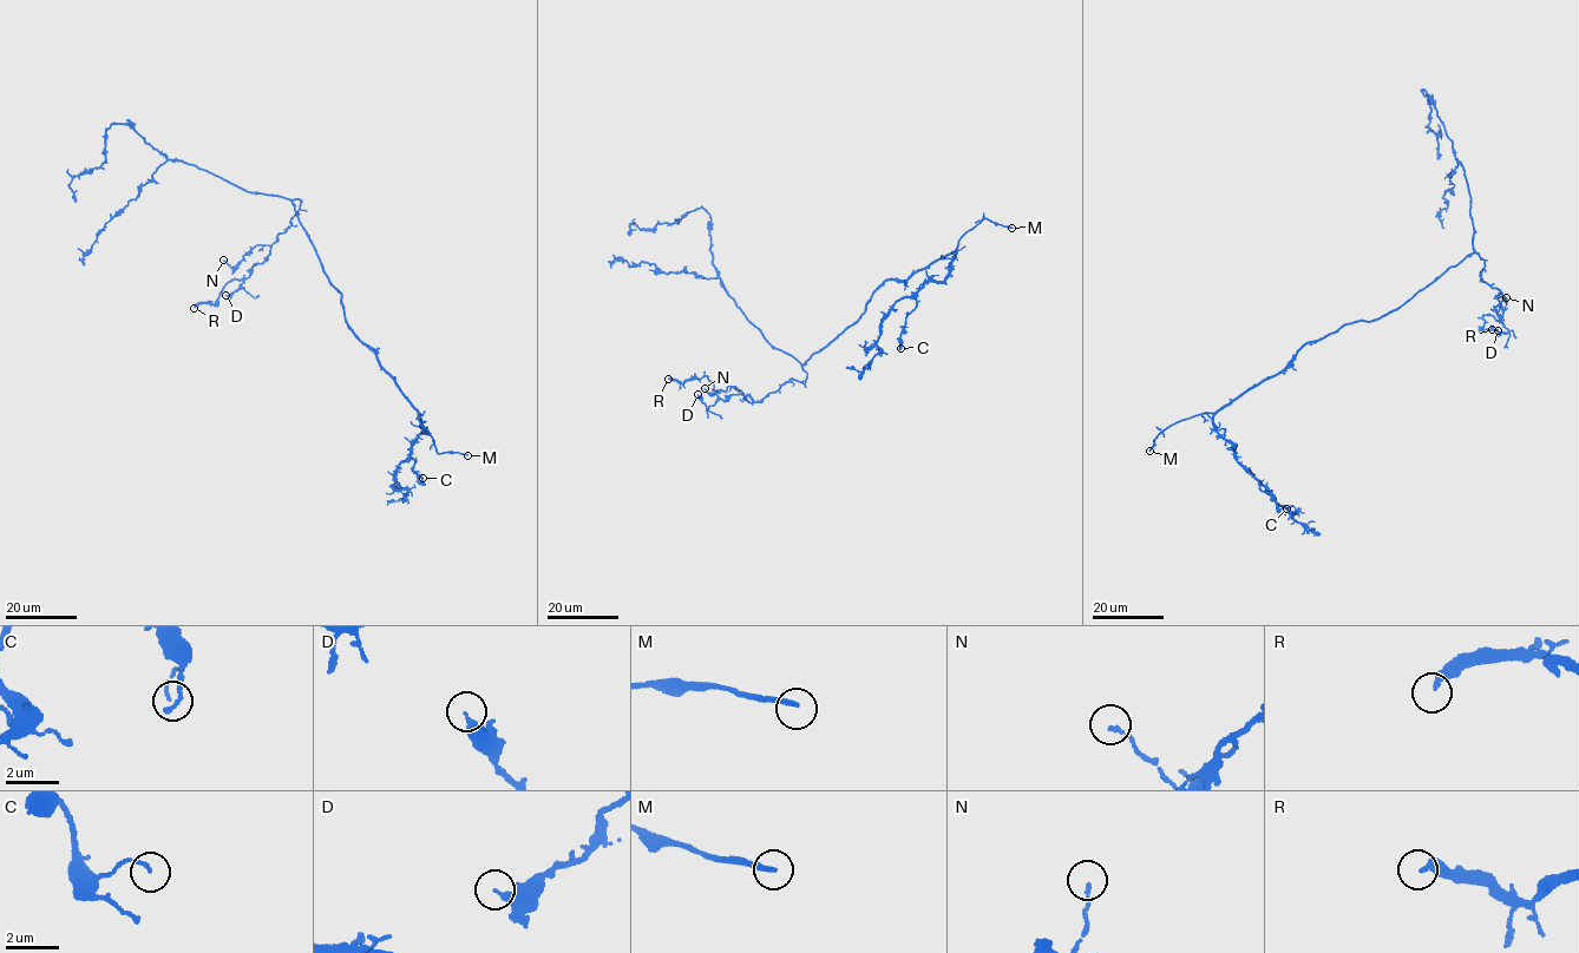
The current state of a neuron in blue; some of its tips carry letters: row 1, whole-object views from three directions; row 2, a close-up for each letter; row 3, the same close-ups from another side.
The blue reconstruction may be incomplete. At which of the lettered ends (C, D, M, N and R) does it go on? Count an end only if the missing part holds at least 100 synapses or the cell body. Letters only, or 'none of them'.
M

